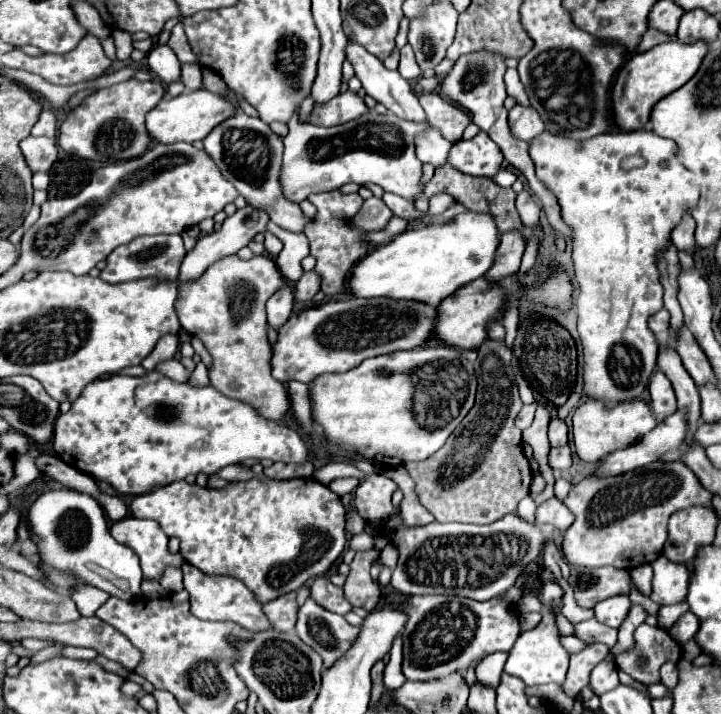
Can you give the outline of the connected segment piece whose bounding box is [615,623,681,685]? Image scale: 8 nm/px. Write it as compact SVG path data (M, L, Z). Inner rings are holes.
M641 623L635 629L635 647L627 653L615 657L615 663L621 671L631 675L643 685L653 685L659 681L659 669L663 663L677 663L681 659L681 645L661 627L649 627ZM639 657L645 657L647 663L639 667Z

